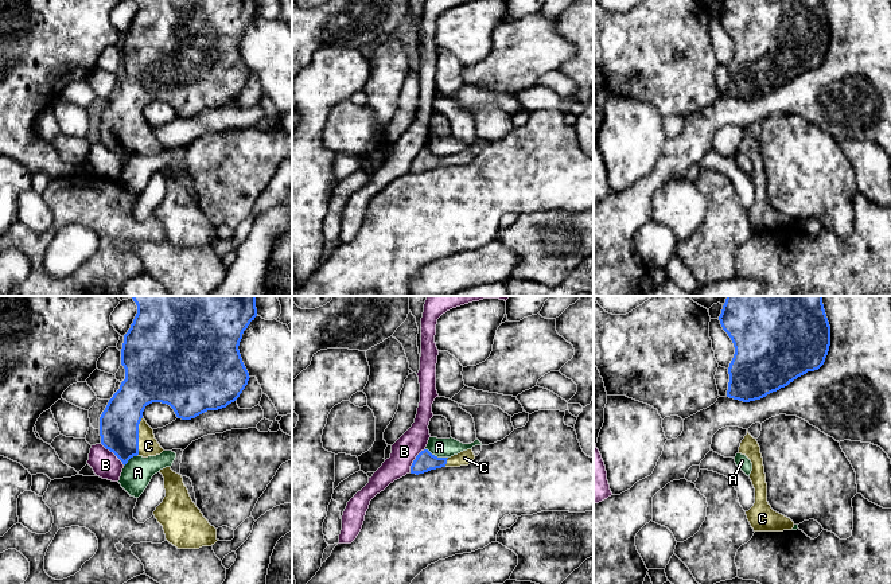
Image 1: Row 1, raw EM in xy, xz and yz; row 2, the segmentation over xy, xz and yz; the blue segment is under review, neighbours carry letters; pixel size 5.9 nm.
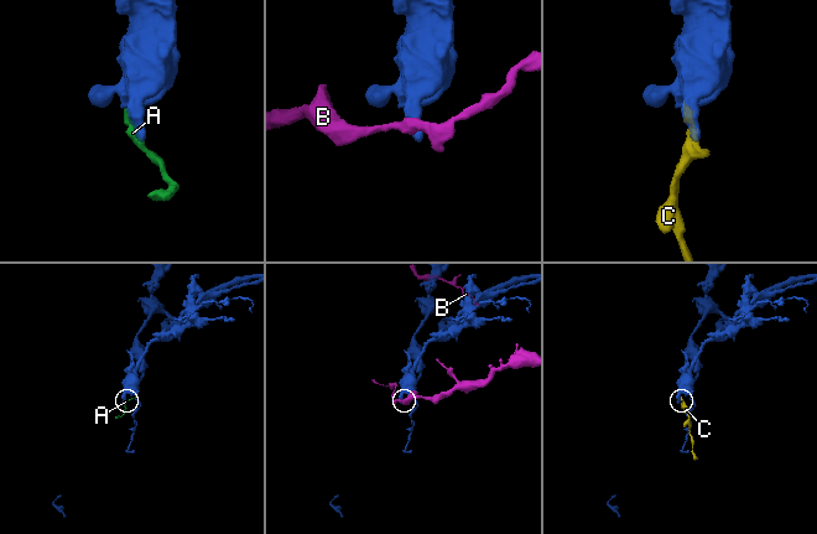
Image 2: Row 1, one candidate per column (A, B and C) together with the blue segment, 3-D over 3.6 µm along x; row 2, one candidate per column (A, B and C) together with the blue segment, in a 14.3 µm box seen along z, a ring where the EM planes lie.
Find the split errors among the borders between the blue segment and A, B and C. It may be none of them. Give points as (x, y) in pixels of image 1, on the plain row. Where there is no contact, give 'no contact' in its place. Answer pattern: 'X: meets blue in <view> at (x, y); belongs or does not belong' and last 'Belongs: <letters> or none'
A: meets blue in xz at (436, 155); does not belong
B: meets blue in xy at (112, 150); does not belong
C: meets blue in xy at (137, 135); belongs
Belongs: C

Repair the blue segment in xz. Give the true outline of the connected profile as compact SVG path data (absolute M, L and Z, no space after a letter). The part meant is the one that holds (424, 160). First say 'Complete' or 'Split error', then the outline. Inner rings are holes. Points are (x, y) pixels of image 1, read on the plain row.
Split error. M428 148L421 149L411 164L411 172L424 172L441 166L468 164L475 157L472 148L463 149L451 156L437 156Z

